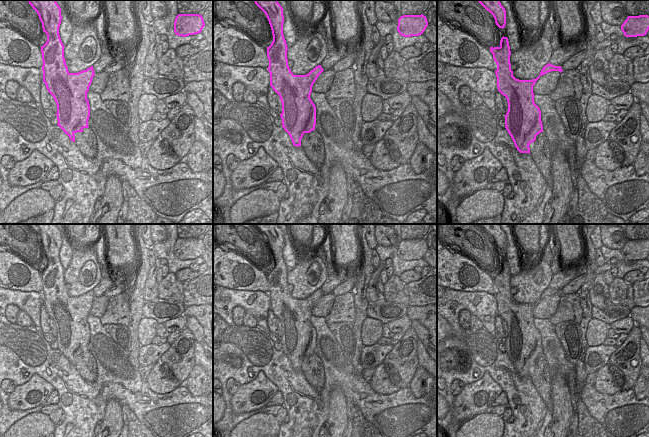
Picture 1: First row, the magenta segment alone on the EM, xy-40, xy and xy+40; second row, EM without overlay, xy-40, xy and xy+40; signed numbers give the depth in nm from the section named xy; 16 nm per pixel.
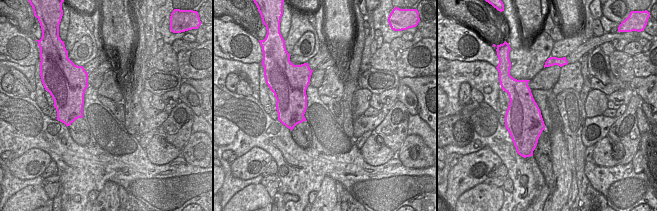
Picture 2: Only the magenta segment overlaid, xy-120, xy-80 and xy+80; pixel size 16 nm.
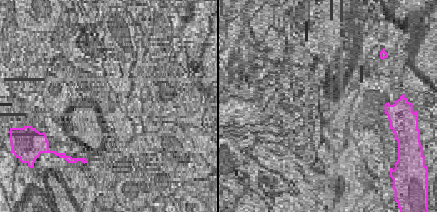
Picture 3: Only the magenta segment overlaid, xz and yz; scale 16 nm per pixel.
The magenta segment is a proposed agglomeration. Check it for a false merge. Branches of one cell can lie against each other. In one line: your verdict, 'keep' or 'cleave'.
keep

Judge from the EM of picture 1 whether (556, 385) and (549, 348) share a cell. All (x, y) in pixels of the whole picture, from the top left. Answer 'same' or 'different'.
different

